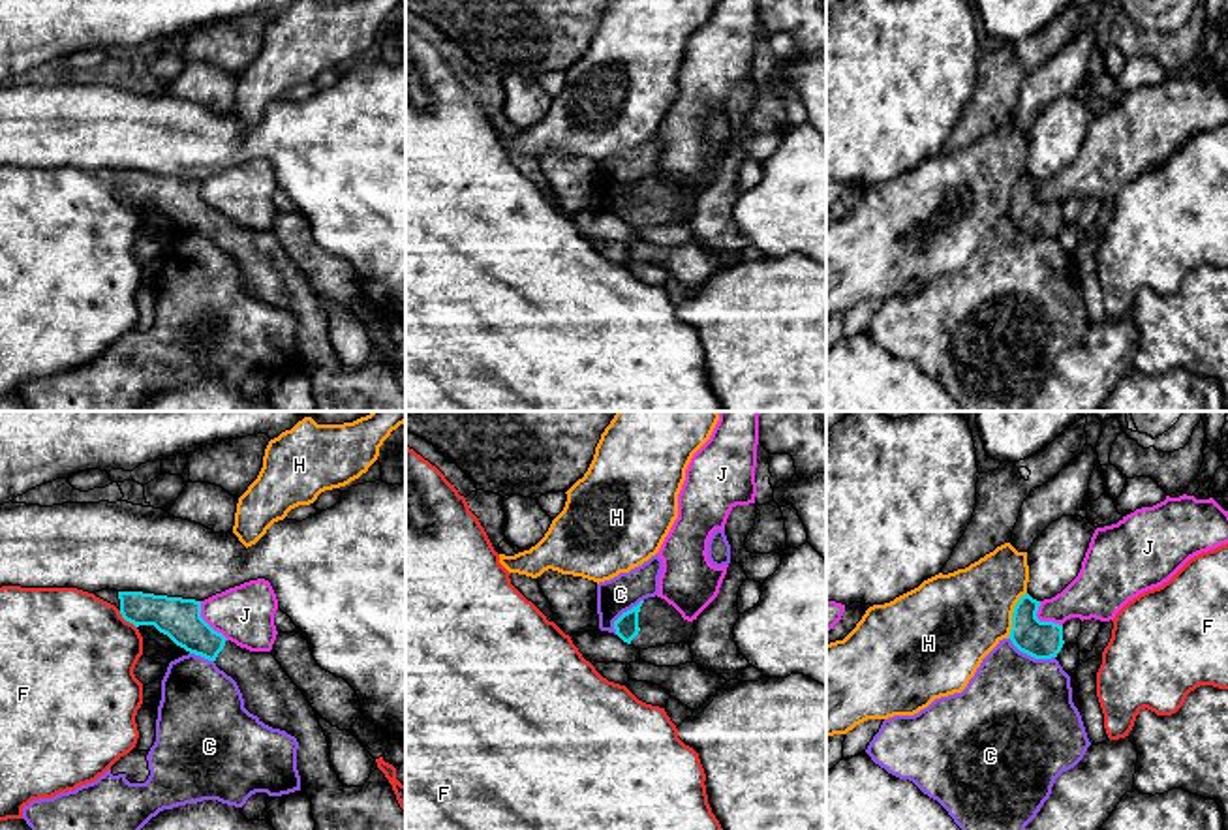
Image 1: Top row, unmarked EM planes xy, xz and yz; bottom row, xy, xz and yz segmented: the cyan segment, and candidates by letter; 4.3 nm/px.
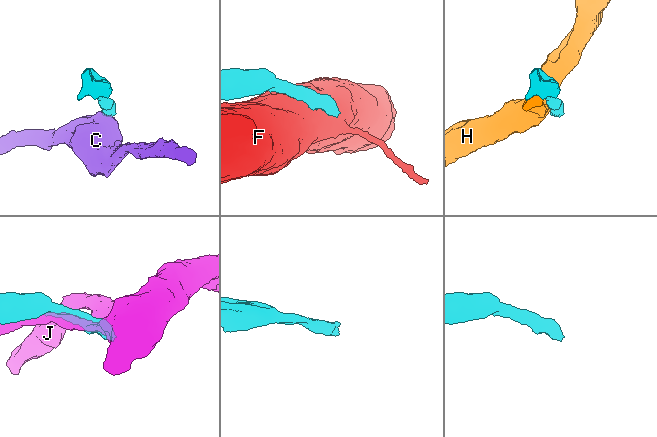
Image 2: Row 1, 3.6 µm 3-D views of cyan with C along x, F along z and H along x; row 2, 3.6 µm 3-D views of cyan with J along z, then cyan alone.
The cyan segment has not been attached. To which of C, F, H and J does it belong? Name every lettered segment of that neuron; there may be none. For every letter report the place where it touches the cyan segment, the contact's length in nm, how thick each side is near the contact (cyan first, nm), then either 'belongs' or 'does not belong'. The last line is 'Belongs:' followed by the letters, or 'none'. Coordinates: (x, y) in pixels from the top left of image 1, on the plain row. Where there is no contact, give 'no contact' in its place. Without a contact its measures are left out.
C: yz (1031, 235) | 220 nm | 160/480 nm | does not belong
F: xy (126, 199) | 110 nm | 180/480 nm | does not belong
H: yz (1013, 194) | 220 nm | 160/400 nm | does not belong
J: xy (205, 201) | 200 nm | 180/260 nm | does not belong
Belongs: none

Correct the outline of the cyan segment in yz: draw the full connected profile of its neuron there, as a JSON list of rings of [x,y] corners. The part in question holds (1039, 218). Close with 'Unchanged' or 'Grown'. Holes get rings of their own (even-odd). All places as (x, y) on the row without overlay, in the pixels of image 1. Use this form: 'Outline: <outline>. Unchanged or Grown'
Outline: [[[1029,173],[1020,177],[1012,192],[1008,218],[1020,231],[1035,238],[1051,238],[1057,237],[1065,223],[1063,205],[1040,201],[1036,197],[1038,186],[1040,180],[1033,178]]]. Unchanged

